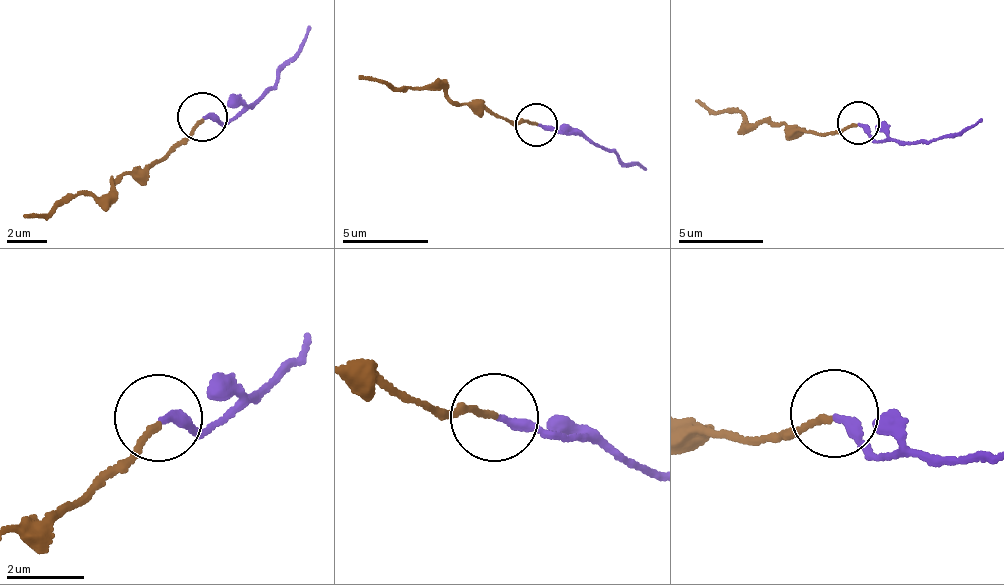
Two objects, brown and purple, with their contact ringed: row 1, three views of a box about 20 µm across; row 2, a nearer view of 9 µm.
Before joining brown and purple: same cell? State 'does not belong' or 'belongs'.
belongs

